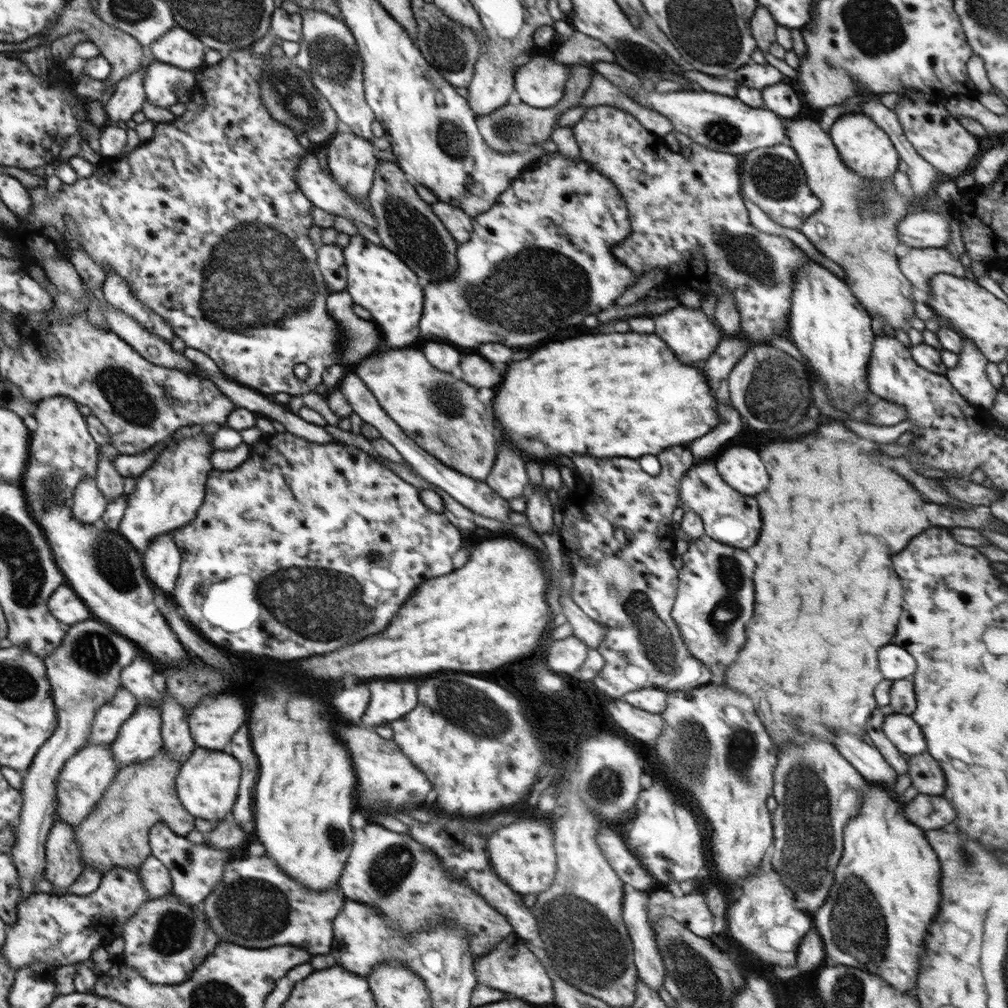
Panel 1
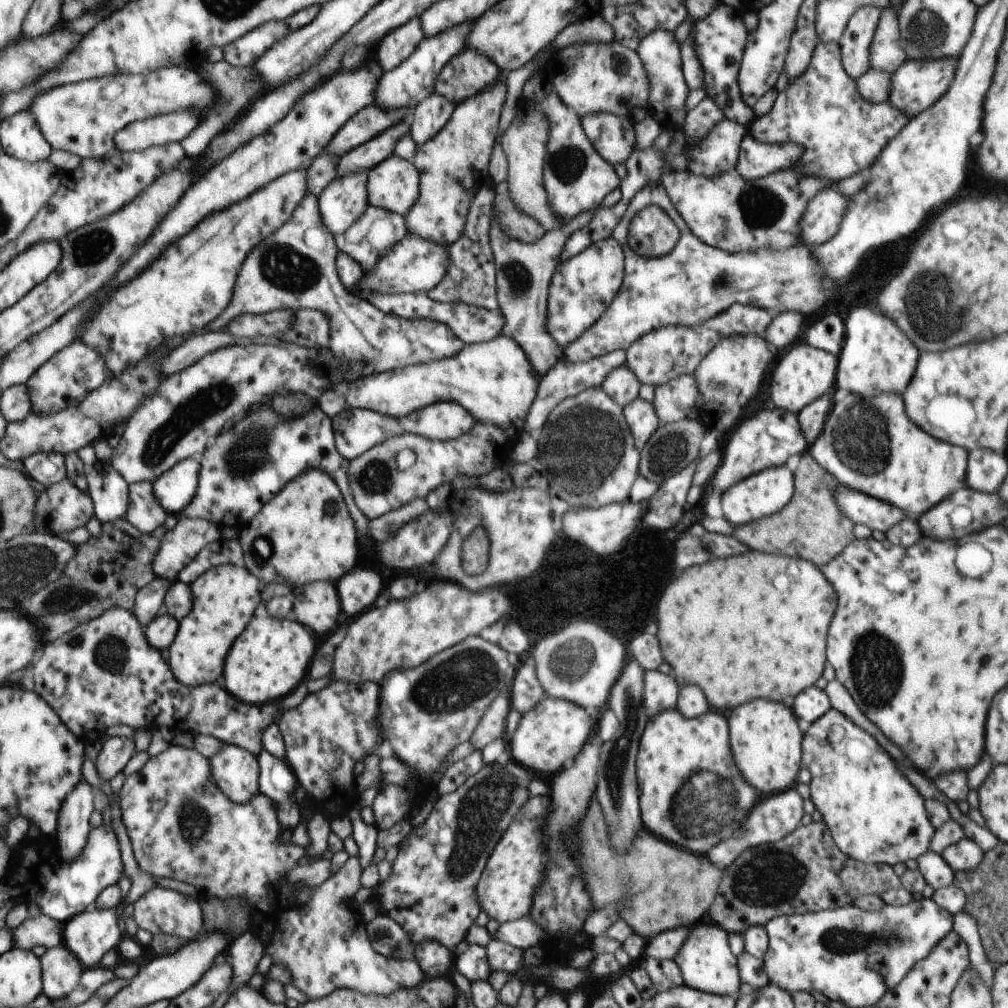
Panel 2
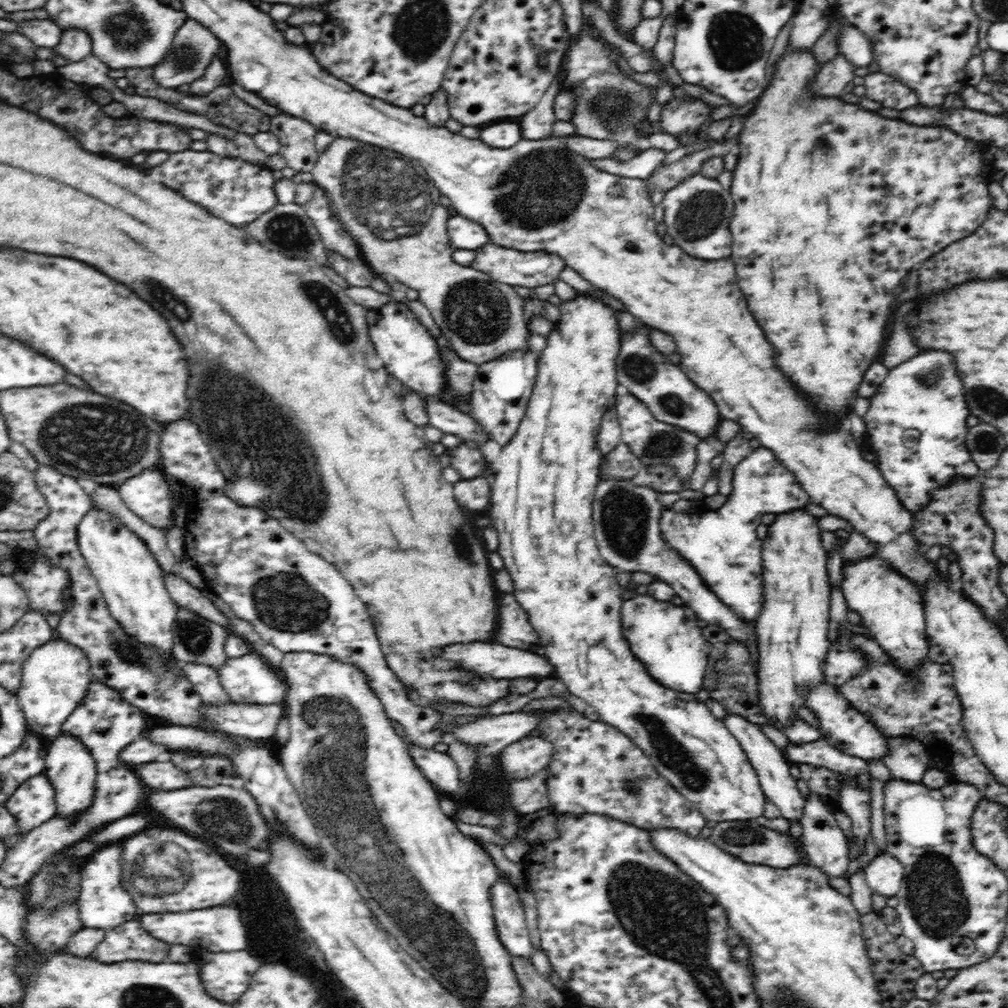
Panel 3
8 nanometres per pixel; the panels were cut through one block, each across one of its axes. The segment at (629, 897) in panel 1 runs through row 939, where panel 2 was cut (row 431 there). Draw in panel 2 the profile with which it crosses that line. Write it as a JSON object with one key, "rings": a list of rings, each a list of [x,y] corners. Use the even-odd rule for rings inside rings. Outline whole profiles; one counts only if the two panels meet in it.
{"rings":[[[639,397],[623,408],[623,416],[638,451],[644,448],[650,436],[661,426],[652,402],[647,402]]]}

